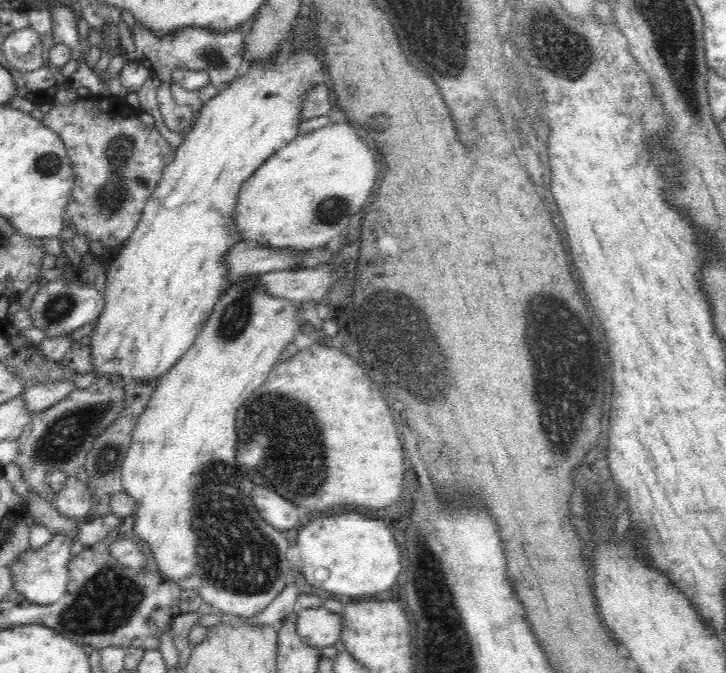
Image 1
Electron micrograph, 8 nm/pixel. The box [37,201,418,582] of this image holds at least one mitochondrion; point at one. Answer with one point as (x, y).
(291, 429)

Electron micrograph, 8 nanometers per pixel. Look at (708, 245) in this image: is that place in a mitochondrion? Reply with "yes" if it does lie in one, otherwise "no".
no

